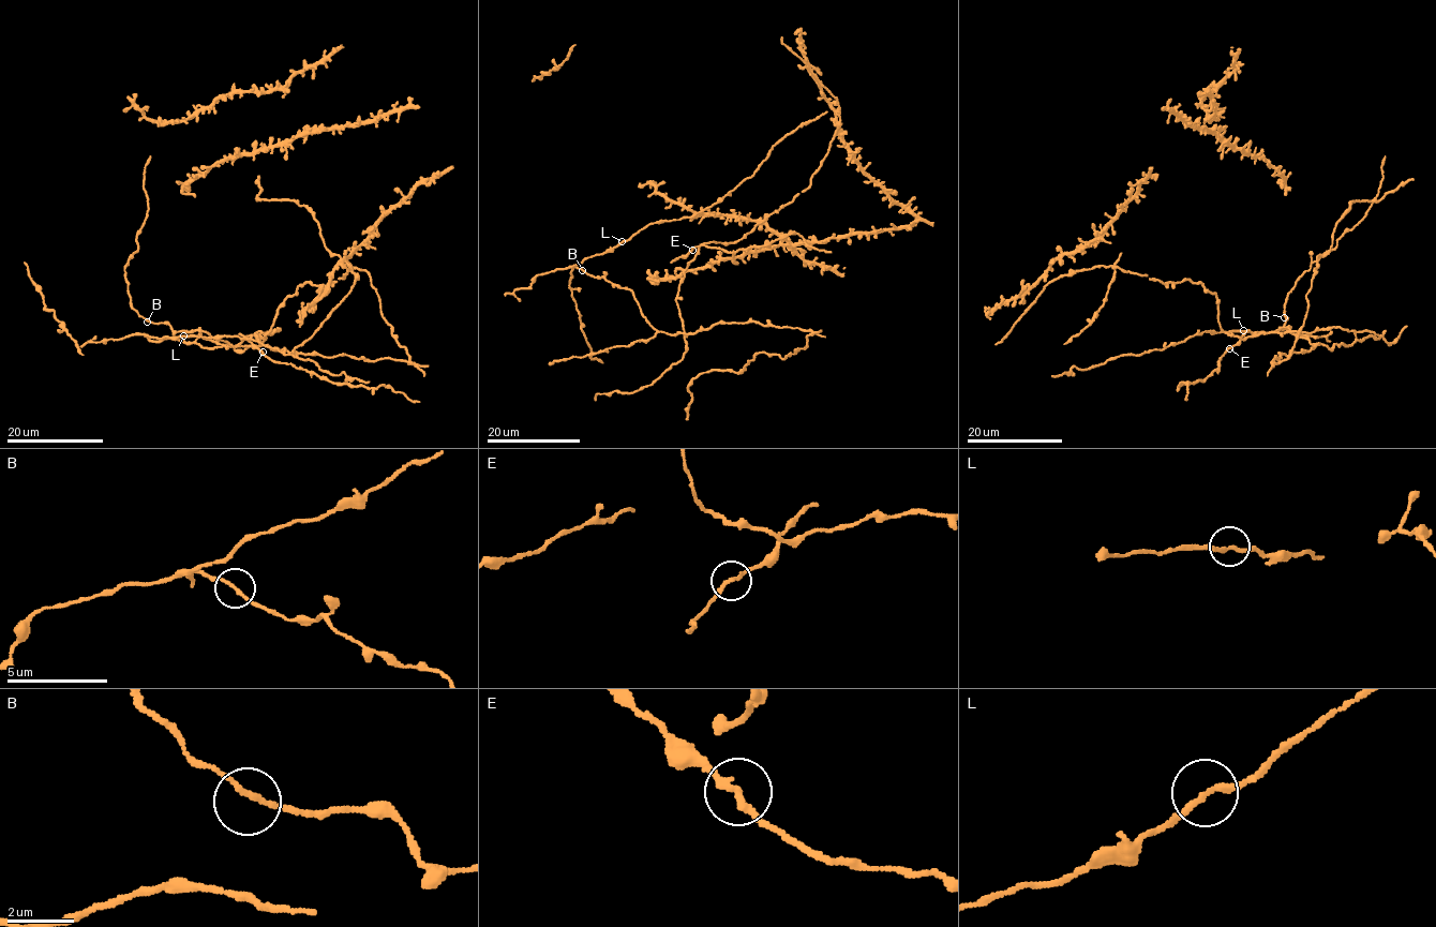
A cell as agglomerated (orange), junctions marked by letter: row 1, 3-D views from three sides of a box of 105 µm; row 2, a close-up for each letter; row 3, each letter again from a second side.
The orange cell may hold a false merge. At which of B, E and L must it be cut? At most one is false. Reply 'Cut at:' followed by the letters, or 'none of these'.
Cut at: none of these

